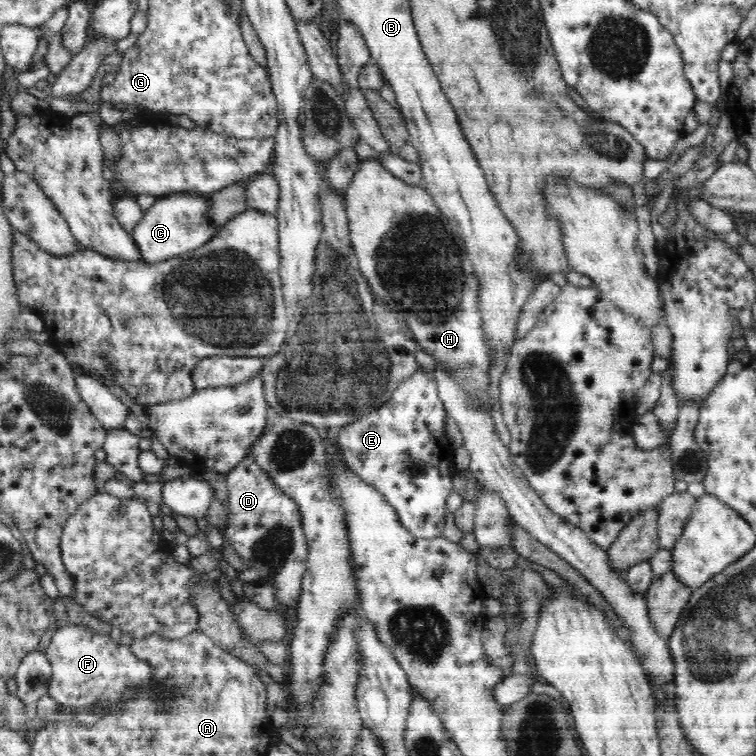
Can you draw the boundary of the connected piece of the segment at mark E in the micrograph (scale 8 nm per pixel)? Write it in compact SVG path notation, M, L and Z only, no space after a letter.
M420 369L396 387L392 398L382 407L366 414L359 422L334 430L339 437L340 450L349 470L386 497L386 501L398 513L402 526L418 538L443 536L446 500L455 490L453 479L460 472L452 461L453 454L445 434L446 416L444 403L438 396L435 375Z

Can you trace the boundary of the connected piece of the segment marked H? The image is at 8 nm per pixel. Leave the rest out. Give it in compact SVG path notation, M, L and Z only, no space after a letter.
M372 158L360 162L344 193L350 242L360 272L370 285L372 294L388 309L403 313L421 350L432 354L436 364L454 375L460 383L458 387L464 393L478 397L483 404L480 409L491 412L487 373L492 361L491 350L483 333L479 313L479 280L462 238L440 213L424 186L408 185Z

